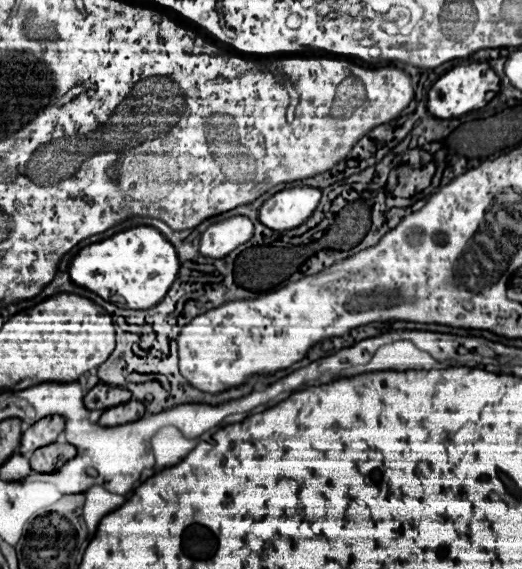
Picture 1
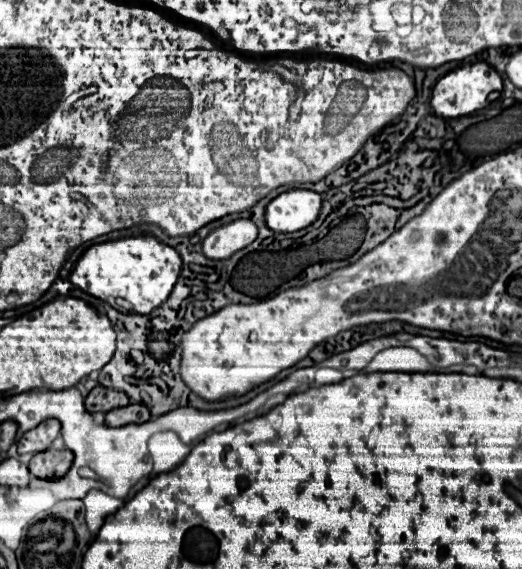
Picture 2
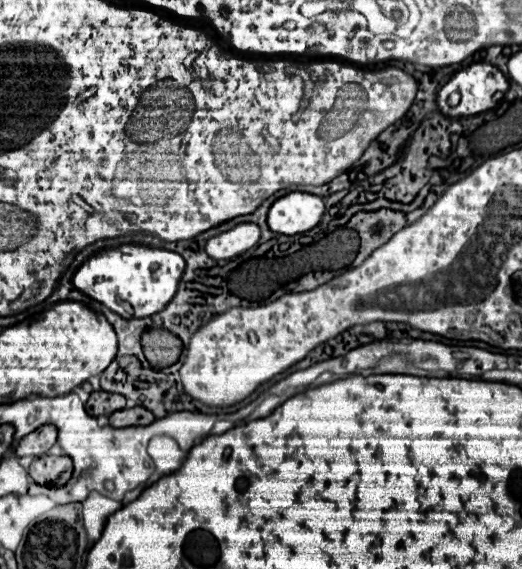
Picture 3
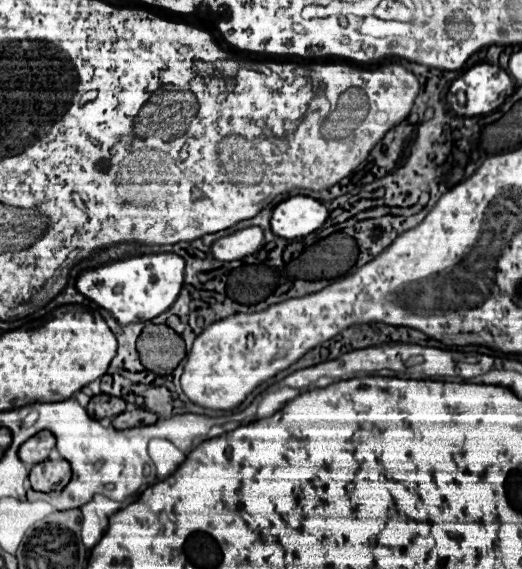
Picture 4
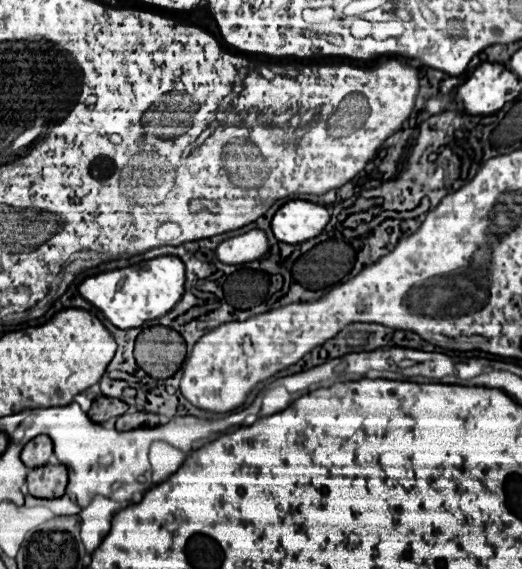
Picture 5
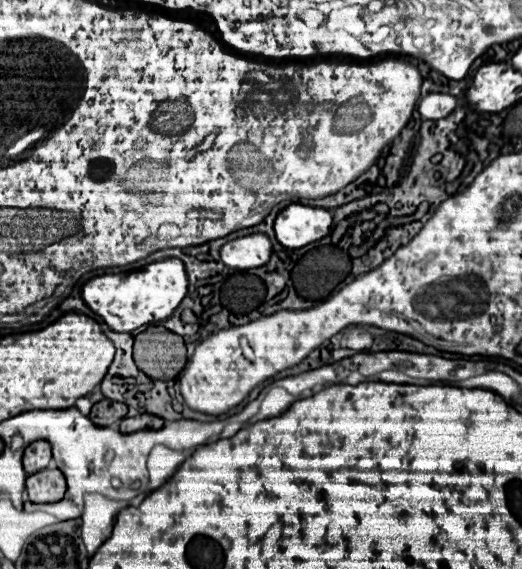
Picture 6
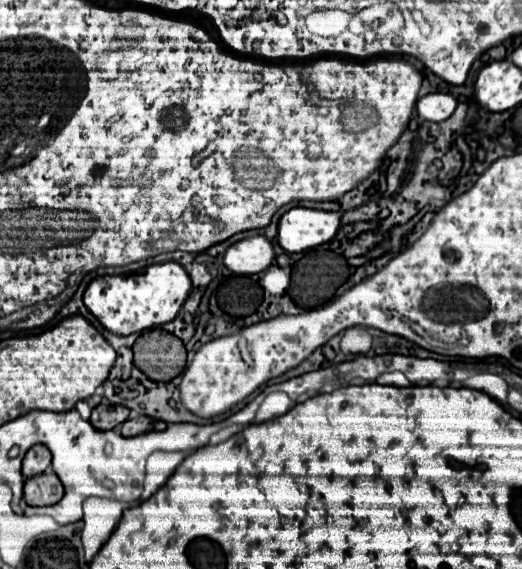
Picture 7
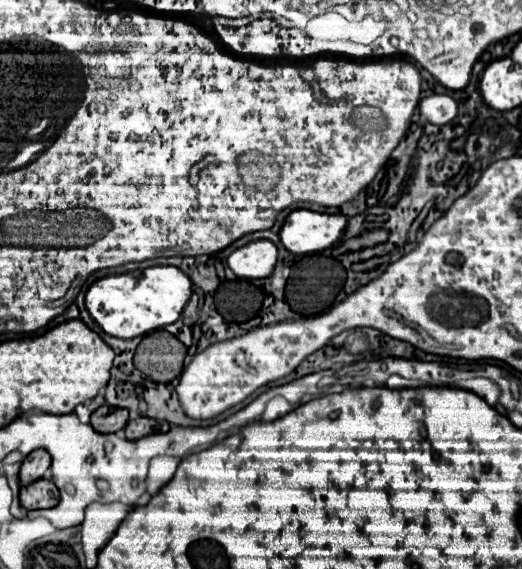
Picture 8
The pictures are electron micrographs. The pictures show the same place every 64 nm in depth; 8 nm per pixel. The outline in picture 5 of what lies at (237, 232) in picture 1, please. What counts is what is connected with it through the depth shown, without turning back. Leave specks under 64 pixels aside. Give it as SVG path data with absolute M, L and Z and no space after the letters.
M250 230L246 234L228 238L218 244L216 256L224 264L244 264L246 260L258 260L268 248L266 234L262 230Z

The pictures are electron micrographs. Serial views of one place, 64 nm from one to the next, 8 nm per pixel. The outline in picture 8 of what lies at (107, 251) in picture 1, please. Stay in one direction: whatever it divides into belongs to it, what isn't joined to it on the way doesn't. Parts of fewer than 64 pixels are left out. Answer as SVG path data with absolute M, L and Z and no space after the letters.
M154 266L96 280L86 292L86 308L100 328L116 338L136 338L174 324L192 294L190 278L176 266Z

